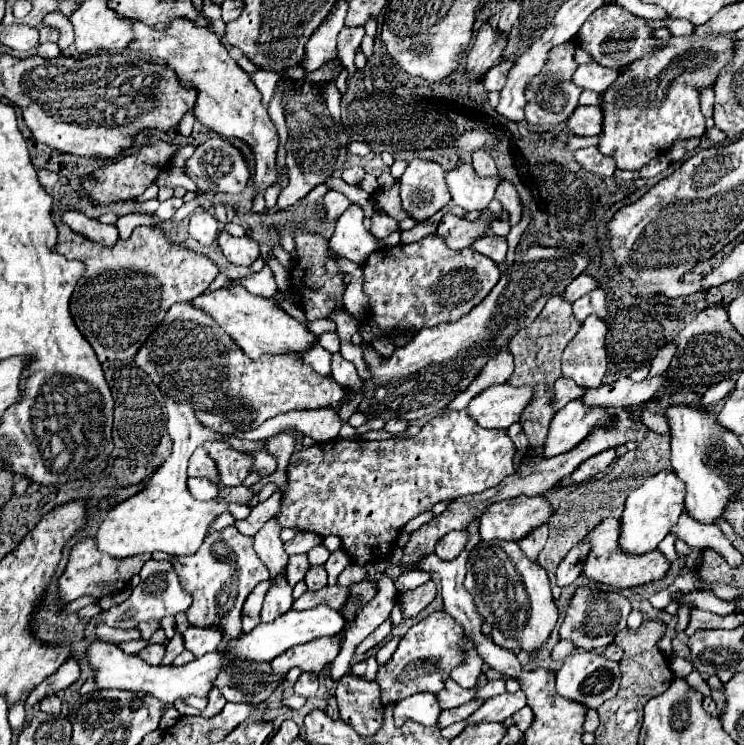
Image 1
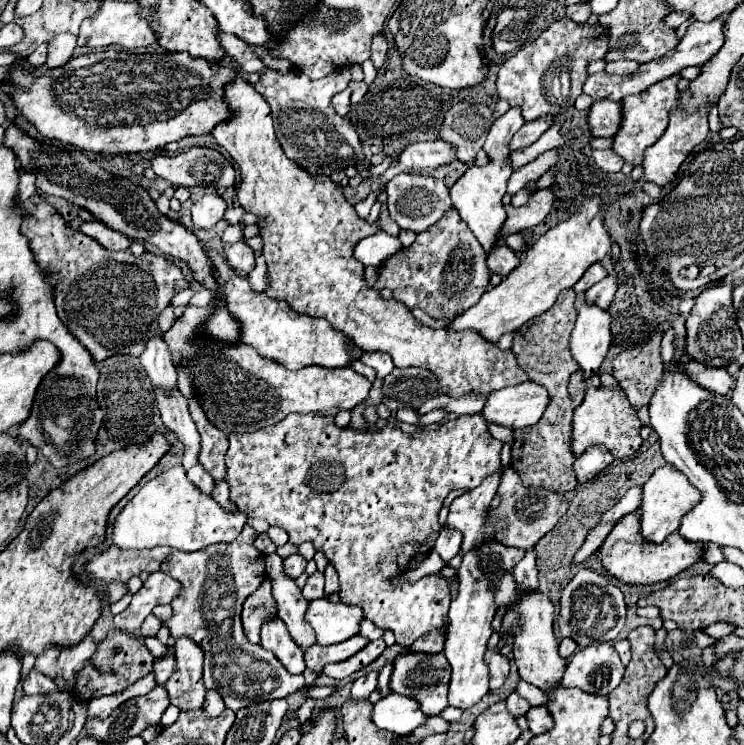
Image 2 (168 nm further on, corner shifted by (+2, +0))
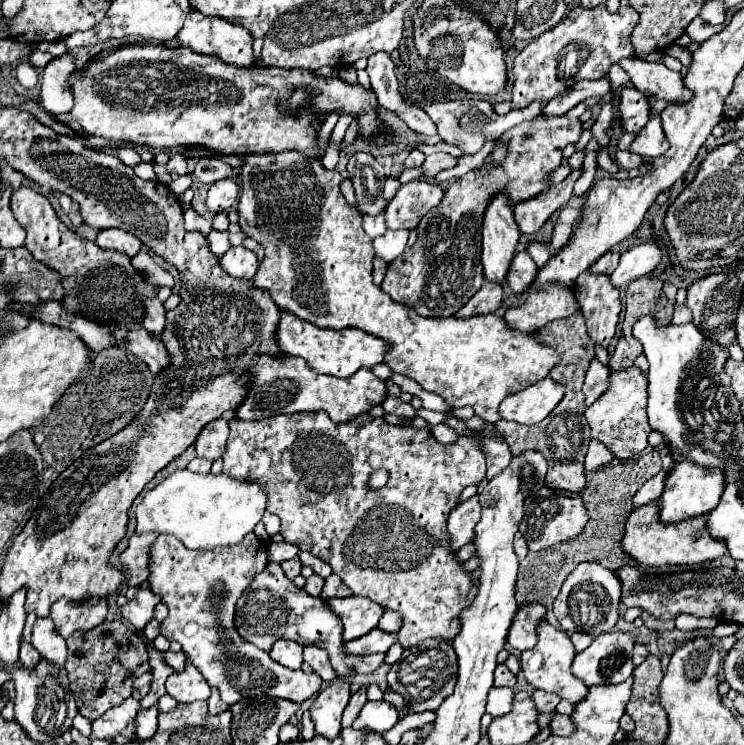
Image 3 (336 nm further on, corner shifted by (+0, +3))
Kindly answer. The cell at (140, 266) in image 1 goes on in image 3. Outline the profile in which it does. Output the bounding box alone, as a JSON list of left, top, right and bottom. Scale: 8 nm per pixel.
[12,186,160,328]

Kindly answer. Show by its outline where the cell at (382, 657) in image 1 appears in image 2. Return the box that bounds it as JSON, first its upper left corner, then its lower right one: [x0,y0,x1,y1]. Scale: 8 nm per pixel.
[378,663,392,697]

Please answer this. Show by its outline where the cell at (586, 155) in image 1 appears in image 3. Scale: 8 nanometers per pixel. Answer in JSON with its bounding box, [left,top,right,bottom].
[614,150,642,170]

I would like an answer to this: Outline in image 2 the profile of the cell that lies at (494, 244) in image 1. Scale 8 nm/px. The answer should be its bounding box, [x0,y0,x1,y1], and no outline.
[488,245,520,277]

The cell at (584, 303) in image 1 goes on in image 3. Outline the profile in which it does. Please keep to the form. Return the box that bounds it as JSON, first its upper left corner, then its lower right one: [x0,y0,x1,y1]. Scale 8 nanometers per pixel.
[610,240,662,288]

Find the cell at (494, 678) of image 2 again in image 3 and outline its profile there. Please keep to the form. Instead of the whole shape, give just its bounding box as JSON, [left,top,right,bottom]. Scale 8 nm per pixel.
[493,664,516,688]

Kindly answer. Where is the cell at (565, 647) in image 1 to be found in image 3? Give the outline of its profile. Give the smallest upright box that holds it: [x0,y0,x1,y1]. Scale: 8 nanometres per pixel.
[570,632,592,652]

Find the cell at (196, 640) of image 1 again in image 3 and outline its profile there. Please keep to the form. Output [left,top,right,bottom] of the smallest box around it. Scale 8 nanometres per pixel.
[166,660,210,704]

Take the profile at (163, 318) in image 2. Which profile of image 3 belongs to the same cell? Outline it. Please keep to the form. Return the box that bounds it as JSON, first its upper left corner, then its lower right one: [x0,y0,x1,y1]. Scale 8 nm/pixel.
[194,418,228,460]

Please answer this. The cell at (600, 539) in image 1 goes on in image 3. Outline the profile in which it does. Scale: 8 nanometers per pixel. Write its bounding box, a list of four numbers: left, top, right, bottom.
[620,500,726,568]

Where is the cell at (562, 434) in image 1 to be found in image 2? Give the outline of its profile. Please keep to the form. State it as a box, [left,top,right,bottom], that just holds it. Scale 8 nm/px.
[572,385,642,459]

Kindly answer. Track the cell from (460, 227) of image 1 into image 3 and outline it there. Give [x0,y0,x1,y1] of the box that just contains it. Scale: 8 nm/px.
[514,170,580,234]

